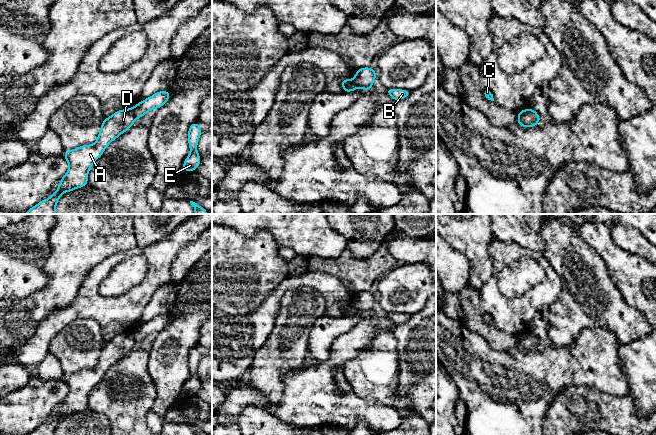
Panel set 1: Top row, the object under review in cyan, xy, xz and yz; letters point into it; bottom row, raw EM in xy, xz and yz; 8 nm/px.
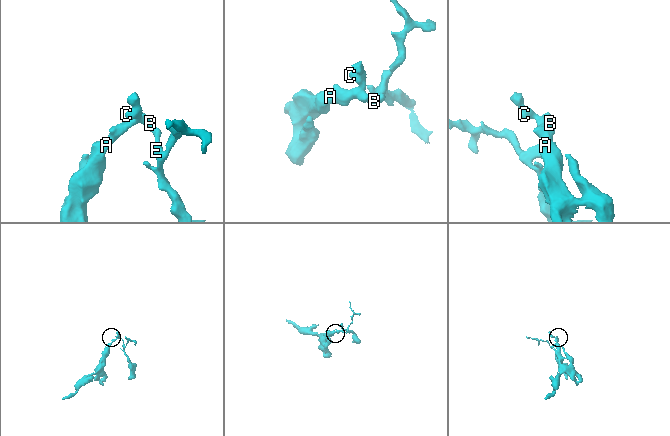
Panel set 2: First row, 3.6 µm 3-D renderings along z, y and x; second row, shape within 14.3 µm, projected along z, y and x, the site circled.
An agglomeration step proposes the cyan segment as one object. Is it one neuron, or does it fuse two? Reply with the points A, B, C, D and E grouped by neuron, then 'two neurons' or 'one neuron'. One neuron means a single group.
A D / B C E | two neurons

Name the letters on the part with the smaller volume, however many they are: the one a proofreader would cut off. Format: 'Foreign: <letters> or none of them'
Foreign: B, C, E

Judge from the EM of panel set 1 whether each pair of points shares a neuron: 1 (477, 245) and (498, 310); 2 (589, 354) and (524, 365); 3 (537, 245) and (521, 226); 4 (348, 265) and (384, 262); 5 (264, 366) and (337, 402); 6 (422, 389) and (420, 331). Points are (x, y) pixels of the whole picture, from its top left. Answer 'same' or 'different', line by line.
1: different
2: same
3: same
4: same
5: different
6: same

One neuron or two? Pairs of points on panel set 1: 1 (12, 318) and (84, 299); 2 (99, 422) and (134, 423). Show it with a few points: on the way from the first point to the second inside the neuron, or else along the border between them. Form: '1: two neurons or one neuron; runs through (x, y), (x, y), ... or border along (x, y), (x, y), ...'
1: two neurons; border along (82, 281), (76, 297), (65, 307), (50, 313)
2: two neurons; border along (89, 408), (101, 412), (110, 424)

